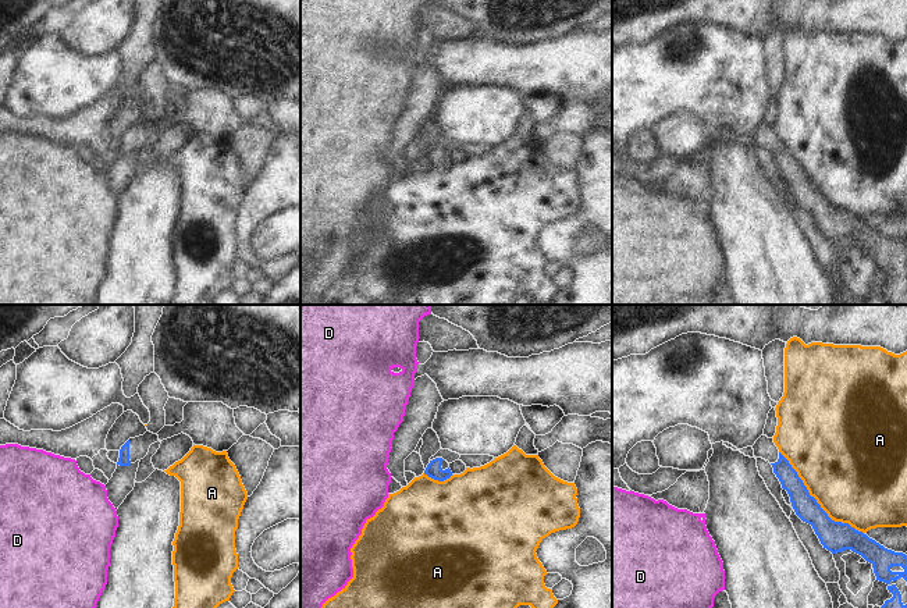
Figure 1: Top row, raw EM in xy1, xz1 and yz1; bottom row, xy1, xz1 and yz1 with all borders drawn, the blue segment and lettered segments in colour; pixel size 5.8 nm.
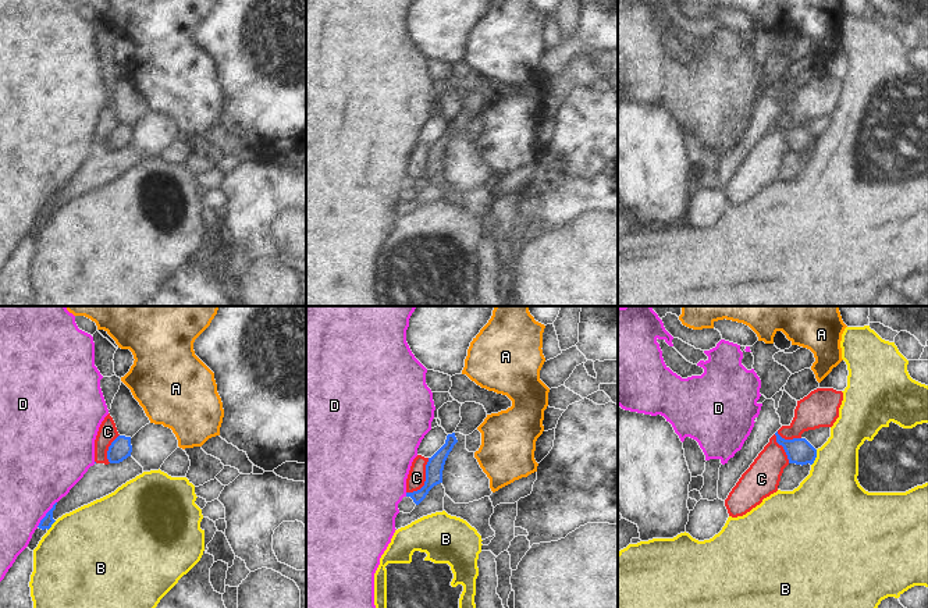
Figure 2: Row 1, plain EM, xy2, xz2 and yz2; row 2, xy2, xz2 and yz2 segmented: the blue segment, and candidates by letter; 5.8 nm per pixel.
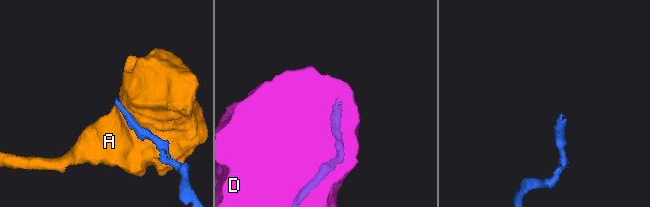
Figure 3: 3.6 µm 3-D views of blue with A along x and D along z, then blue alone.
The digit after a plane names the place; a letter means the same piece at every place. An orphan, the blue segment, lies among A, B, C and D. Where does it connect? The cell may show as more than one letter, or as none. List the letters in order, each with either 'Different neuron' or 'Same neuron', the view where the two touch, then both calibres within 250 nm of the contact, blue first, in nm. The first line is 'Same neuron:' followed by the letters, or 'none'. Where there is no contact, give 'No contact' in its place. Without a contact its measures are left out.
Same neuron: none
A: Different neuron. Touches blue in yz1. Thickness 180 nm (blue) against 480 nm
B: Different neuron. Touches blue in yz2. Thickness 150 nm (blue) against 360 nm
C: Different neuron. Touches blue in yz2. Thickness 150 nm (blue) against 200 nm
D: Different neuron. Touches blue in xy2. Thickness 70 nm (blue) against 420 nm.

